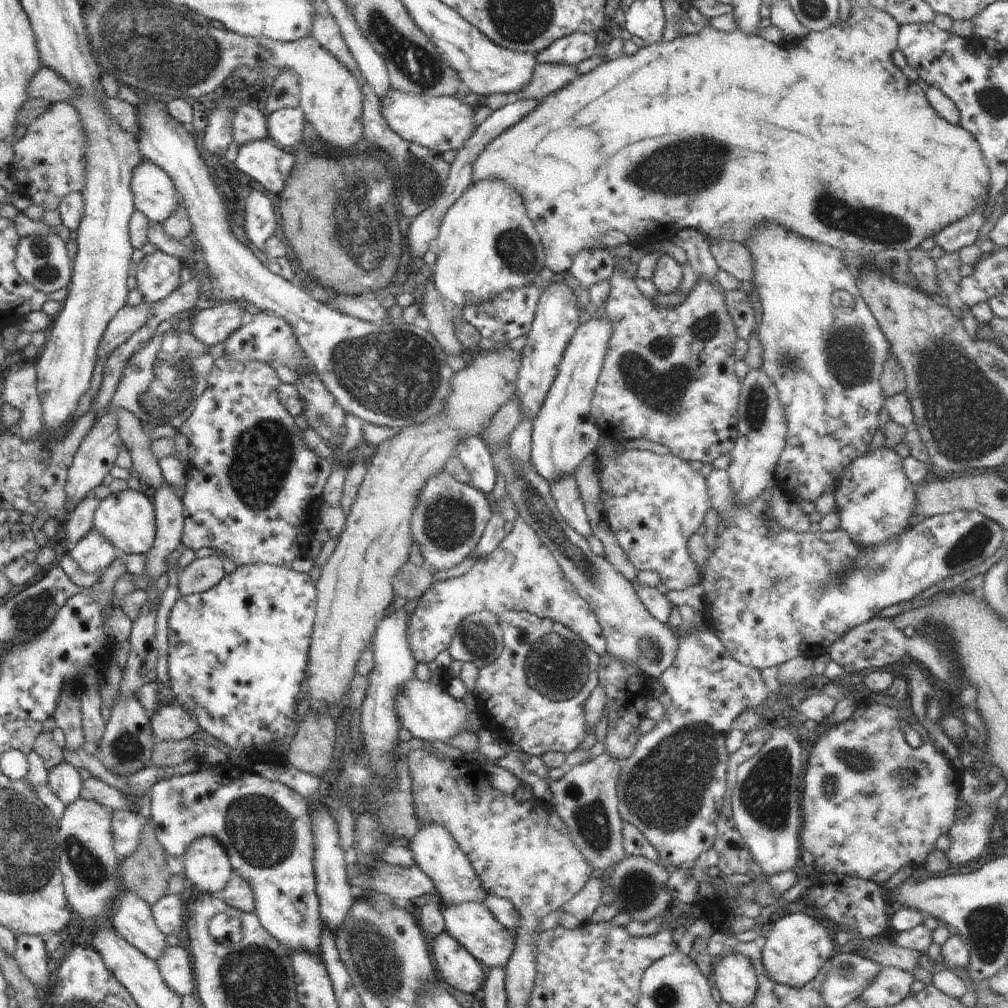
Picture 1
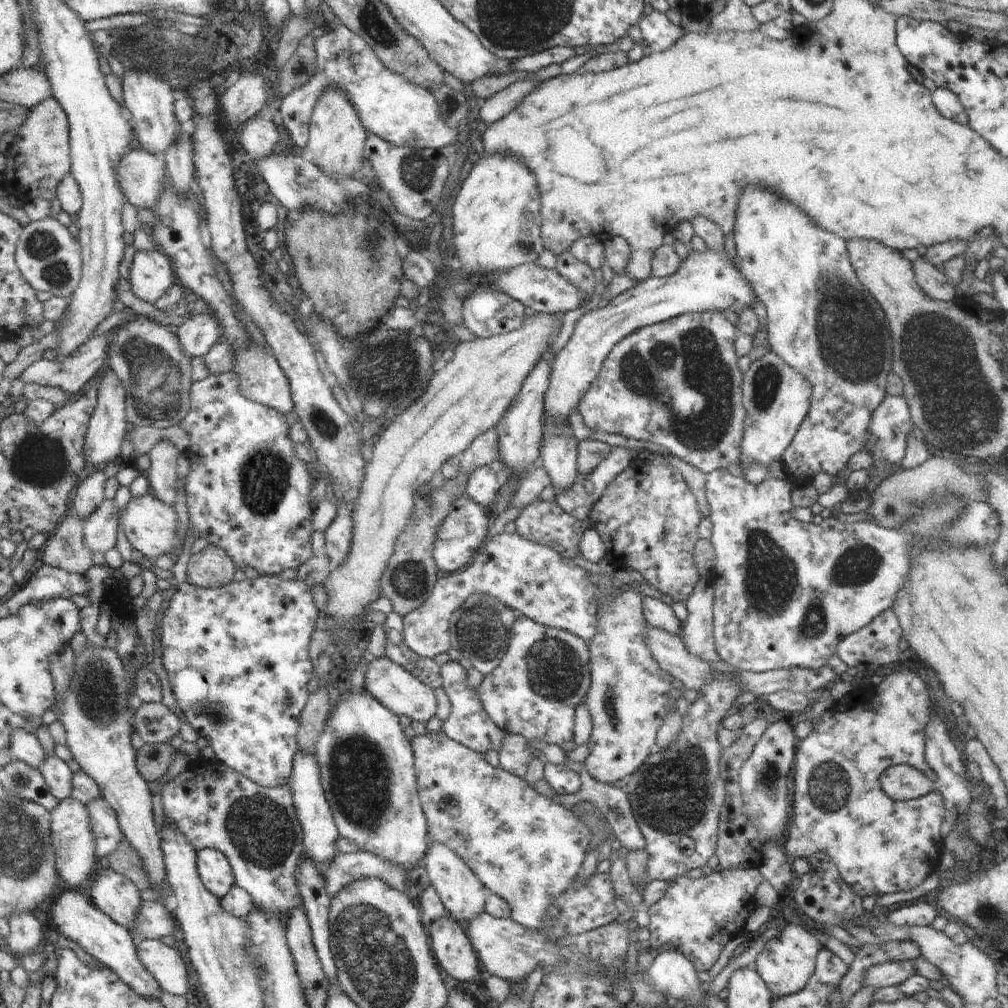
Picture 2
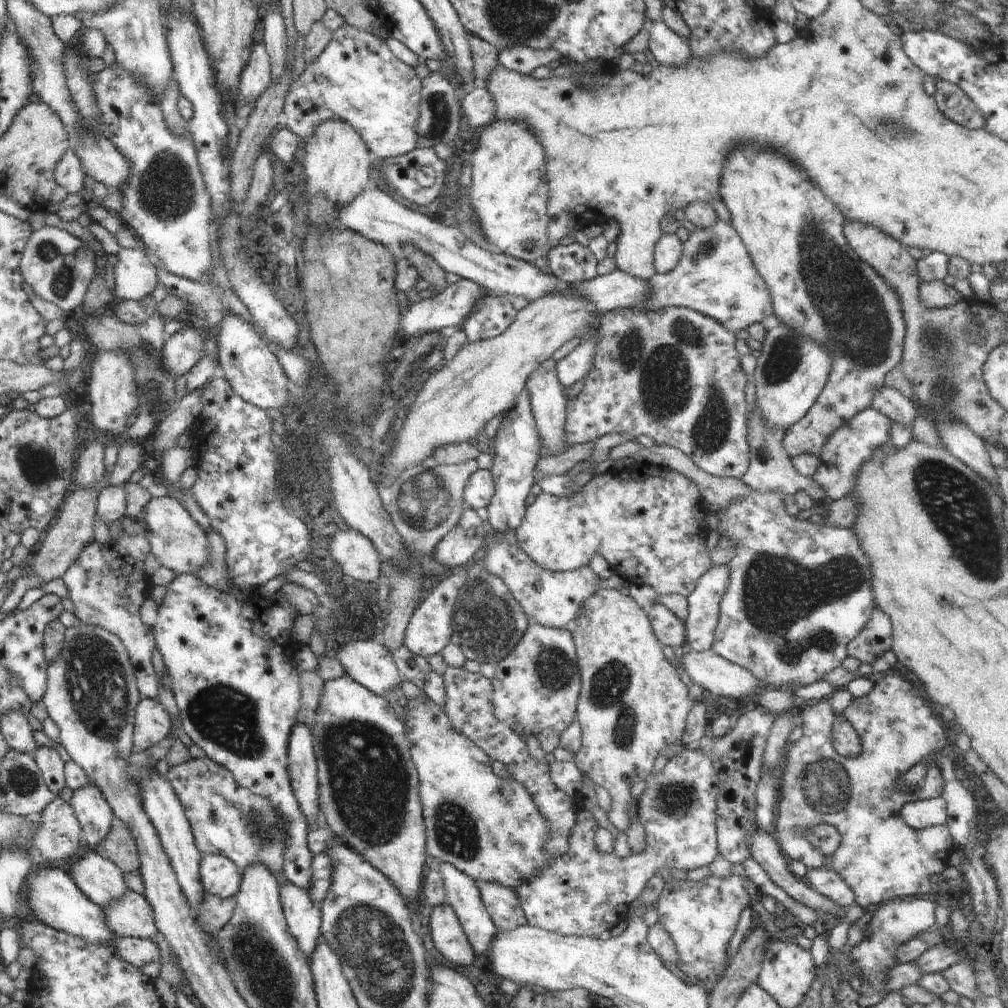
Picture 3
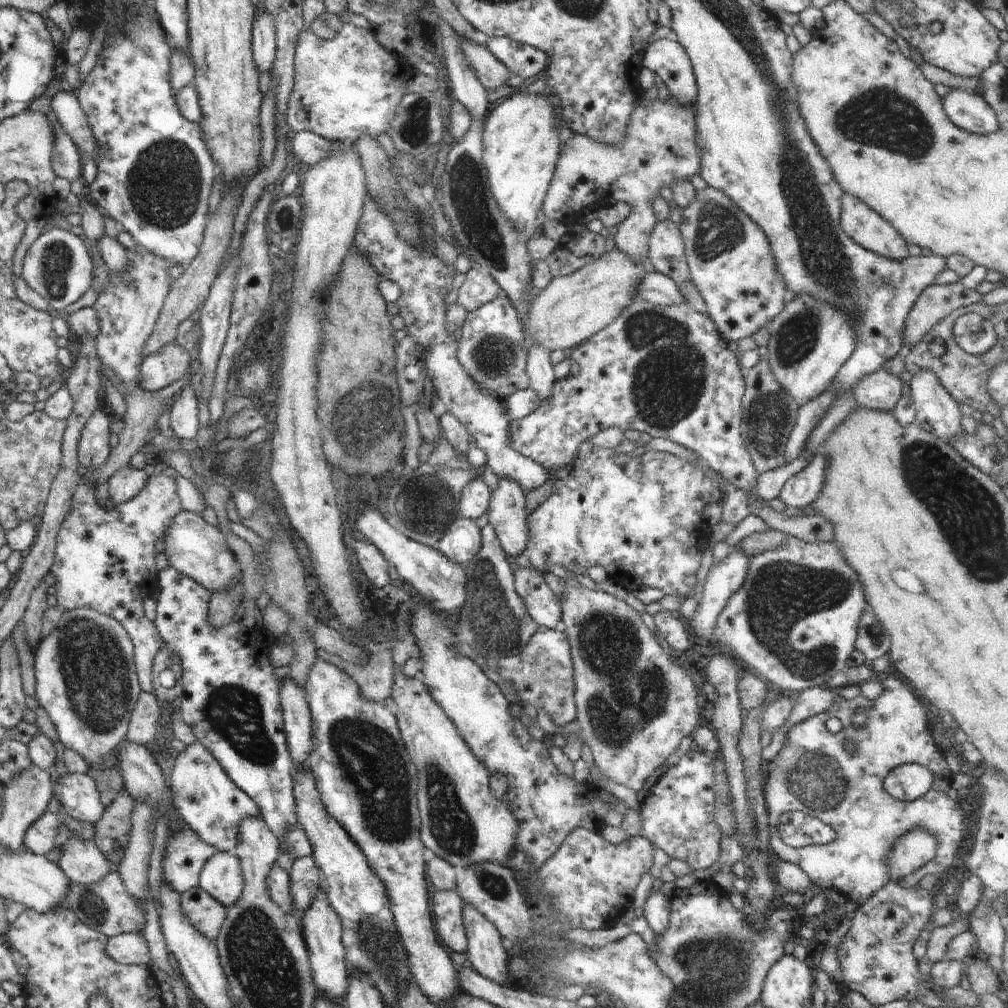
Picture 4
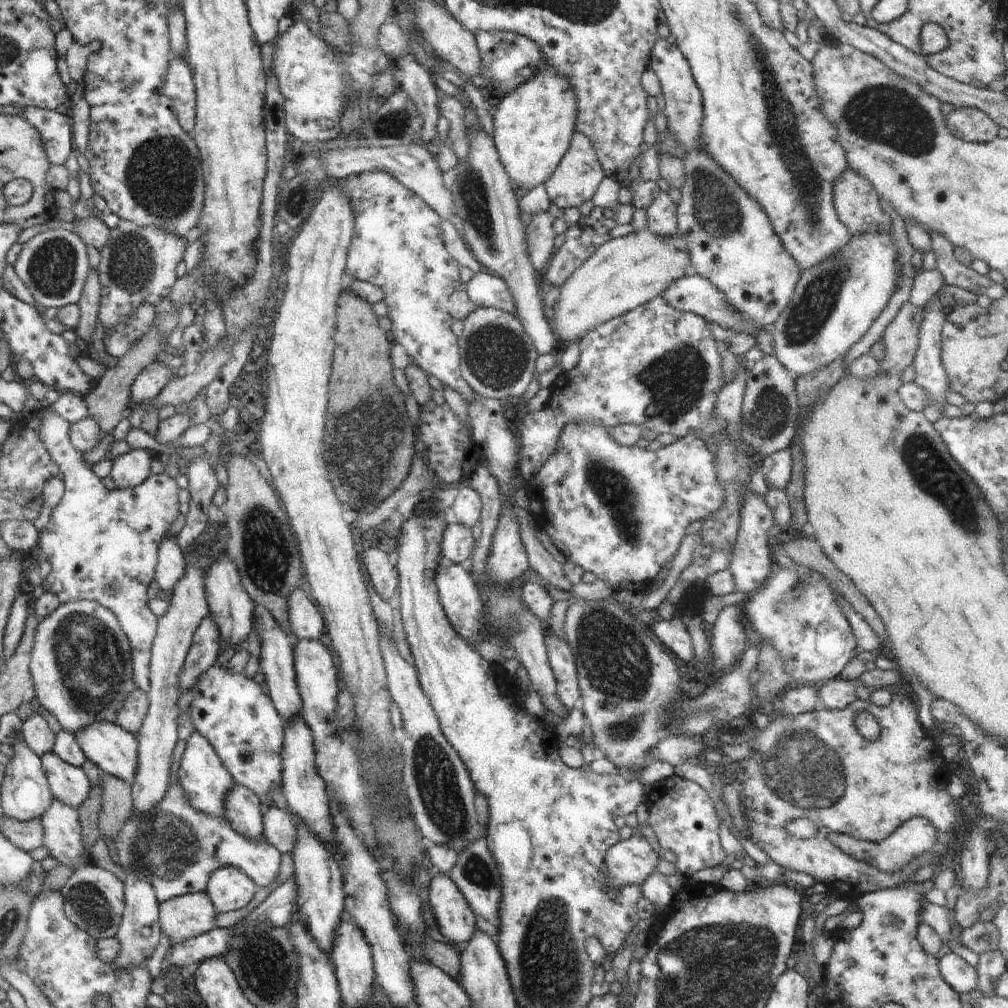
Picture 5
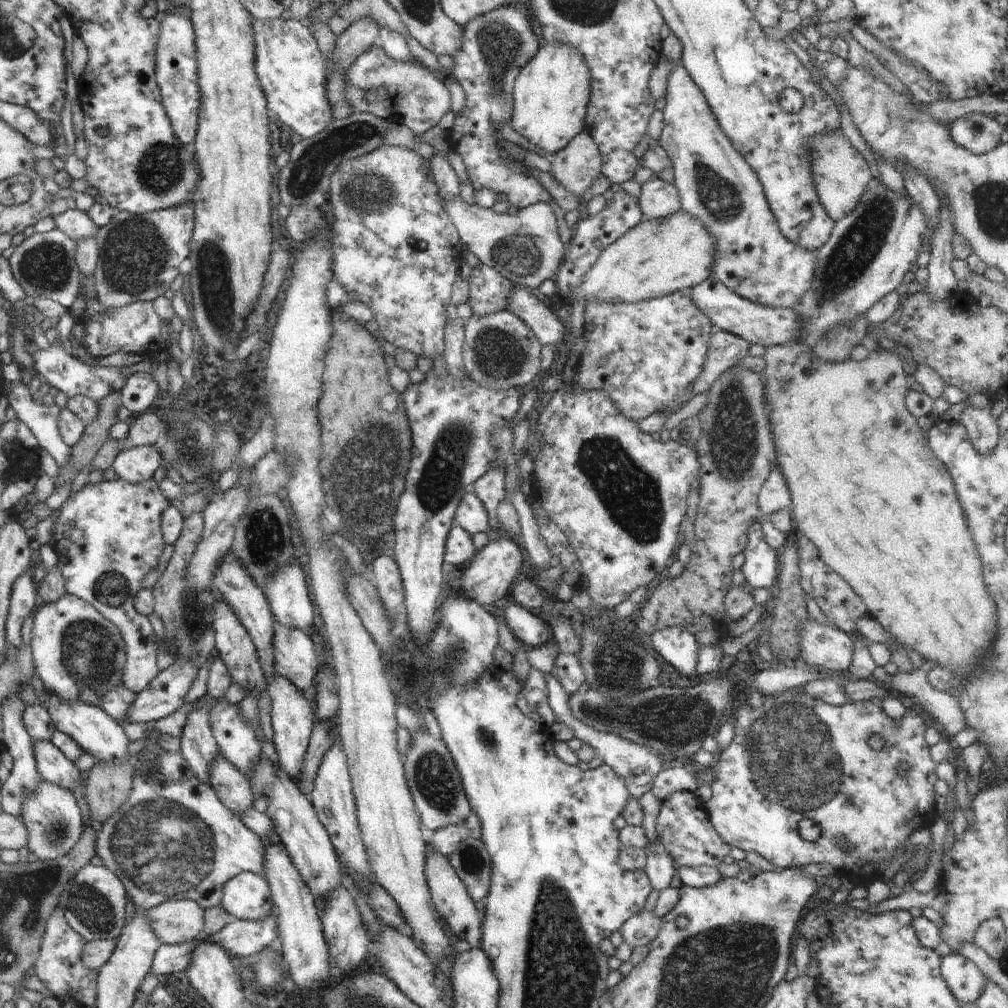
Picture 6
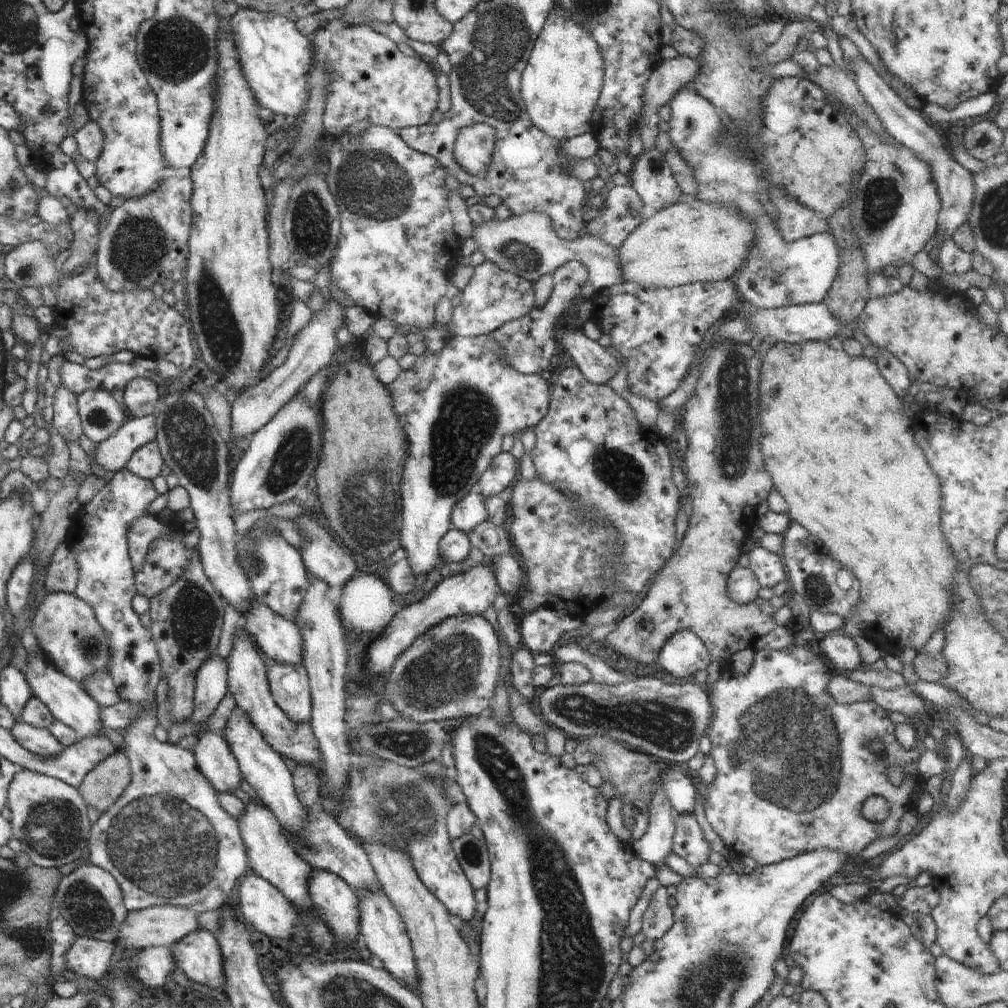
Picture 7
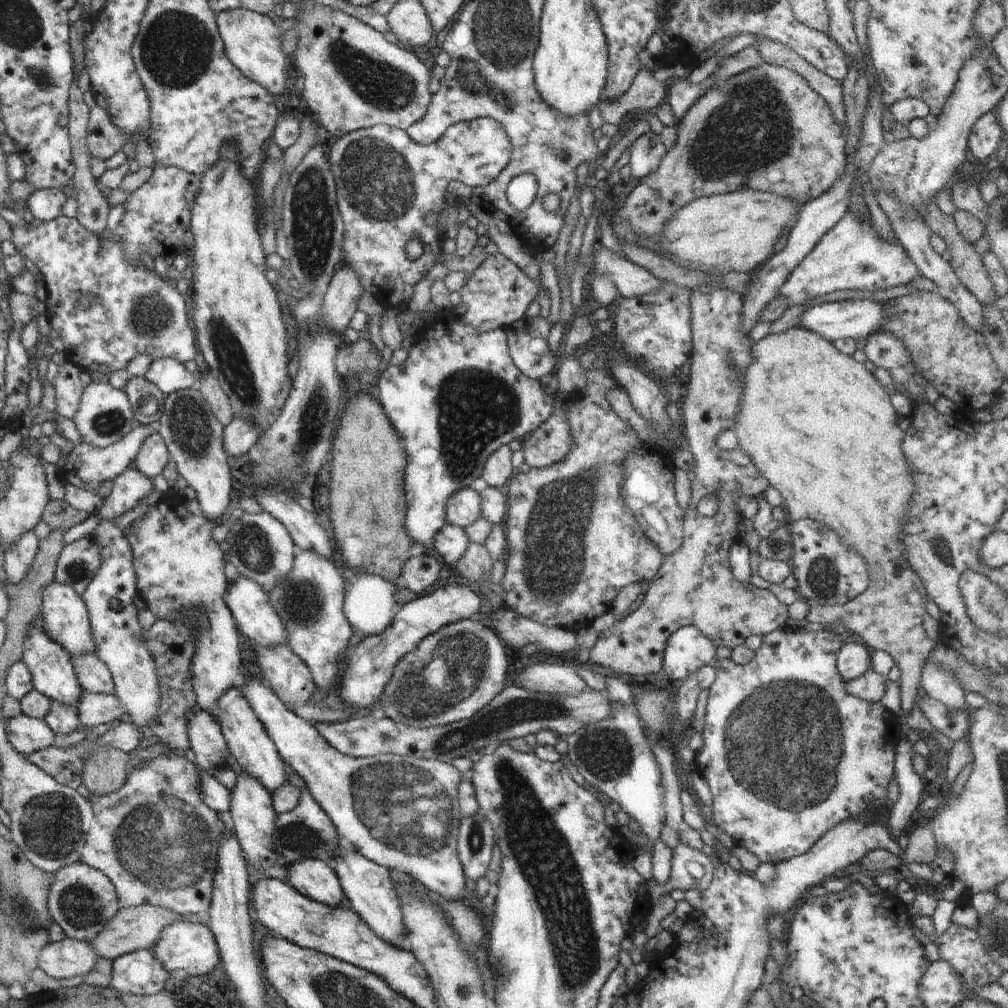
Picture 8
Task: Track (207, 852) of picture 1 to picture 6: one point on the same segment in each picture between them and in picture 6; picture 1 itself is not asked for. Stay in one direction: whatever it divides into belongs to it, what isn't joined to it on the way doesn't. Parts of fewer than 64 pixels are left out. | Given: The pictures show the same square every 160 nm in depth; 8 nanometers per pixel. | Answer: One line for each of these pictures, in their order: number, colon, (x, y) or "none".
2: (216, 874)
3: (219, 876)
4: (222, 877)
5: (229, 888)
6: (247, 896)

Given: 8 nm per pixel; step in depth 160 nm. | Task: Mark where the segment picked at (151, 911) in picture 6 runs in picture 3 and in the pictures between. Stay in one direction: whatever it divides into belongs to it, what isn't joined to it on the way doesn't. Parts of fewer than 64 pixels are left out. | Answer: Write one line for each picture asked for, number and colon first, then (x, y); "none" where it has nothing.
3: (214, 912)
4: (206, 914)
5: (190, 915)

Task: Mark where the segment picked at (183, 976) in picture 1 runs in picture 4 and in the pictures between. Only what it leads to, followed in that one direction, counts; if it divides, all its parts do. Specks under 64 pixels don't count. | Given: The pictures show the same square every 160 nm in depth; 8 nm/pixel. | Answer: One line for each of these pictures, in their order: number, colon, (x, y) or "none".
2: (165, 963)
3: (137, 951)
4: (127, 948)

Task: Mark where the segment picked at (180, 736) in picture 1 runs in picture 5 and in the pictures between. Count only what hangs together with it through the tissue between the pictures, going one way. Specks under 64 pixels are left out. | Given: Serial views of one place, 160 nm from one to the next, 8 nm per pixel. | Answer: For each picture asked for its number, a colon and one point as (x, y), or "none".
2: (154, 723)
3: (152, 723)
4: (144, 719)
5: (134, 708)

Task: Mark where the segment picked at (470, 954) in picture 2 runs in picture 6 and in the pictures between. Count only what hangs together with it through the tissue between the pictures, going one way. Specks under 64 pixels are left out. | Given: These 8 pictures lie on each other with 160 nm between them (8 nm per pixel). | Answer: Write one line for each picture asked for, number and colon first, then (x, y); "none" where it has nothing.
3: (449, 938)
4: (447, 906)
5: (456, 920)
6: (454, 904)

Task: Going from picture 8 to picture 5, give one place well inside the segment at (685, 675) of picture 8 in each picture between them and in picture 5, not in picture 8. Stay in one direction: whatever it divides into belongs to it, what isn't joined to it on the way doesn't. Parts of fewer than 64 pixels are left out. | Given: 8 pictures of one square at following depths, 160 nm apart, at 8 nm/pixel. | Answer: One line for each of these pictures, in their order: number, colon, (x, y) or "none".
5: (674, 634)
6: (677, 646)
7: (684, 654)

